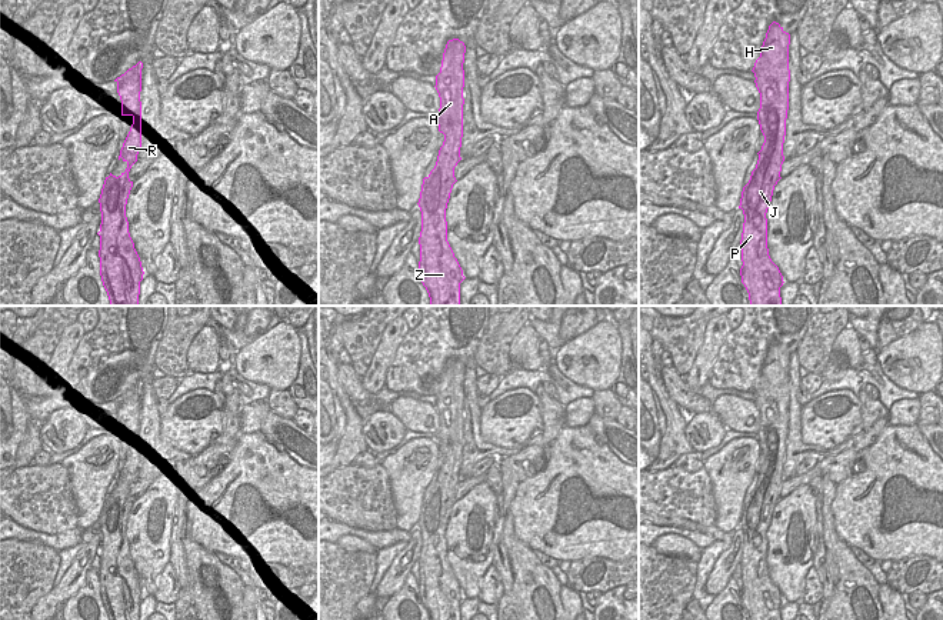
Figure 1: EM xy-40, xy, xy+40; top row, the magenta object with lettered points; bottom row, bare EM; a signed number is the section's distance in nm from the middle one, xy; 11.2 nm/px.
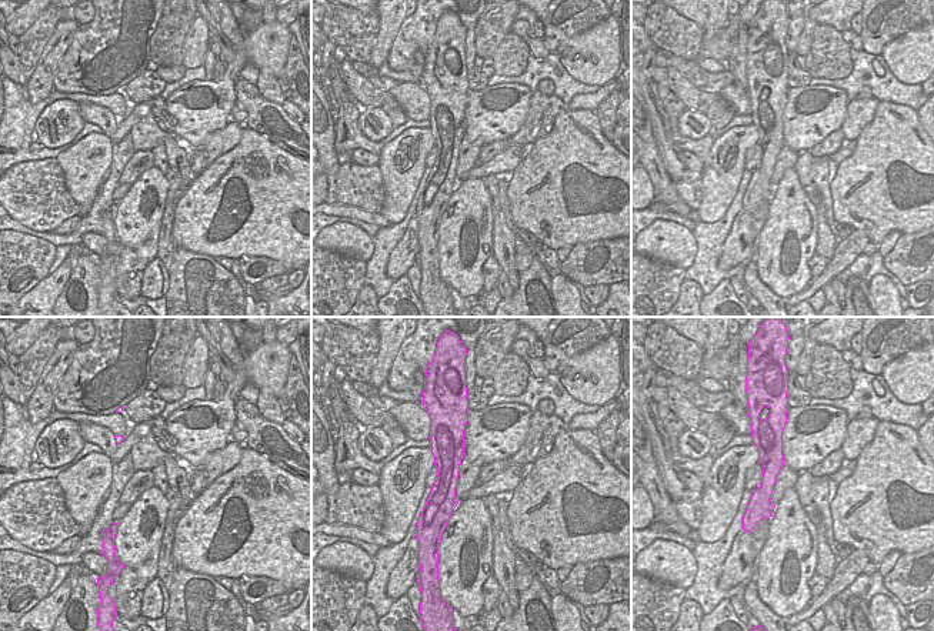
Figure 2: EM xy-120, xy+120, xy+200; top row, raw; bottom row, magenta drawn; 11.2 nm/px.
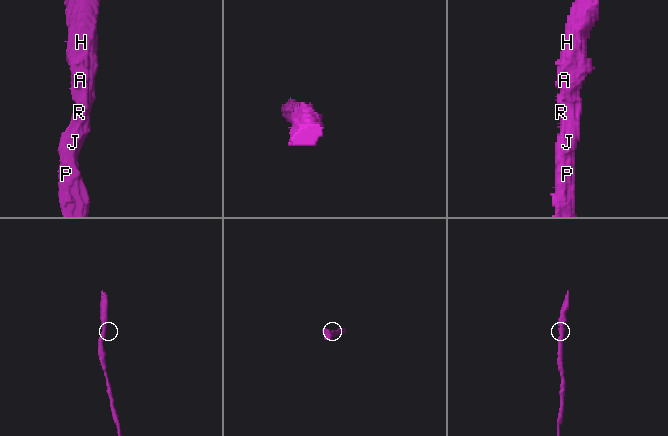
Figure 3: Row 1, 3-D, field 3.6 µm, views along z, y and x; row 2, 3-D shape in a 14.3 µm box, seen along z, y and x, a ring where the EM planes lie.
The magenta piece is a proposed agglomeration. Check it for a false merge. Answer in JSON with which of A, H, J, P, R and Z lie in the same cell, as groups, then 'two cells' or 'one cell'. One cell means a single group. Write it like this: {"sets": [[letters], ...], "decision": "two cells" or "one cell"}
{"sets": [["A", "H", "J", "P", "R", "Z"]], "decision": "one cell"}

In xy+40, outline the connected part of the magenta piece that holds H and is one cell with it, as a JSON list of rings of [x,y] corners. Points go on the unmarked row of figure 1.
[[[773,341],[766,353],[760,377],[752,390],[760,413],[757,440],[764,463],[757,473],[756,489],[743,507],[739,526],[744,534],[740,596],[749,620],[782,620],[780,607],[784,603],[779,587],[769,576],[766,533],[774,506],[782,499],[780,491],[784,481],[783,463],[790,401],[789,364],[790,354]]]

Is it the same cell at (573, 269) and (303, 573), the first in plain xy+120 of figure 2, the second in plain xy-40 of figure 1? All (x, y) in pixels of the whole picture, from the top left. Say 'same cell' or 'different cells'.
same cell

